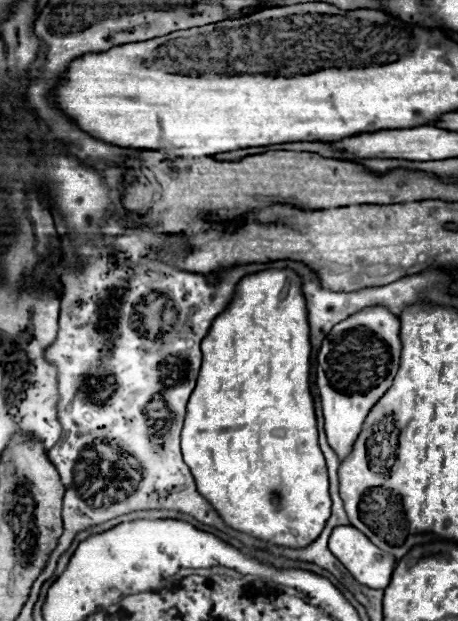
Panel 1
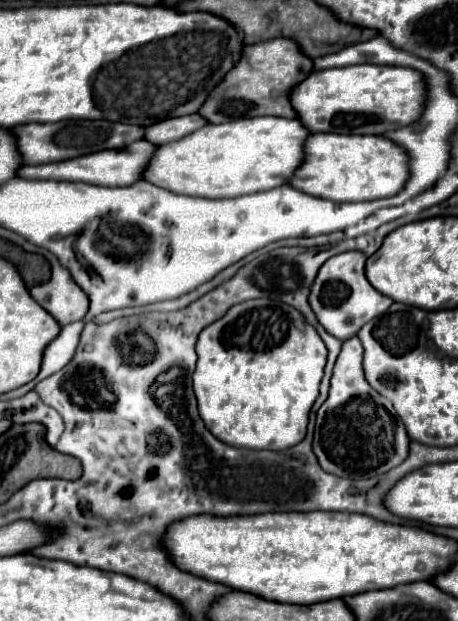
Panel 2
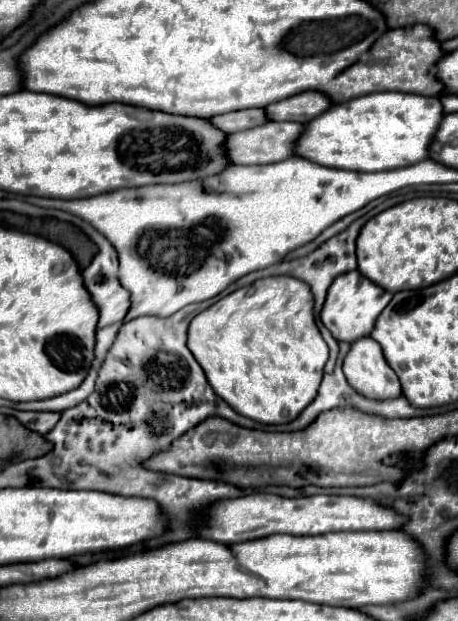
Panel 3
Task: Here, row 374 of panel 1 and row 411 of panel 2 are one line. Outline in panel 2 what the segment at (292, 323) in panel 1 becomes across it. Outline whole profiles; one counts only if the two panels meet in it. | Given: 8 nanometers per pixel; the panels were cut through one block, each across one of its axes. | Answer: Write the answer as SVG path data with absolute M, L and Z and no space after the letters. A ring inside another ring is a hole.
M256 298L236 304L224 318L206 326L196 342L196 370L192 374L198 412L206 428L222 442L250 450L286 450L306 436L308 412L318 398L318 386L326 366L326 346L304 316L282 302Z

